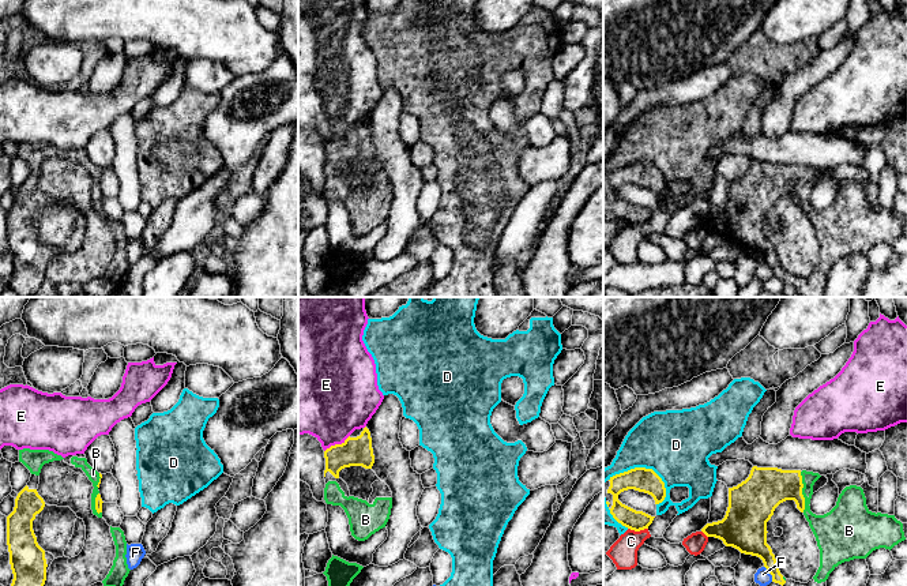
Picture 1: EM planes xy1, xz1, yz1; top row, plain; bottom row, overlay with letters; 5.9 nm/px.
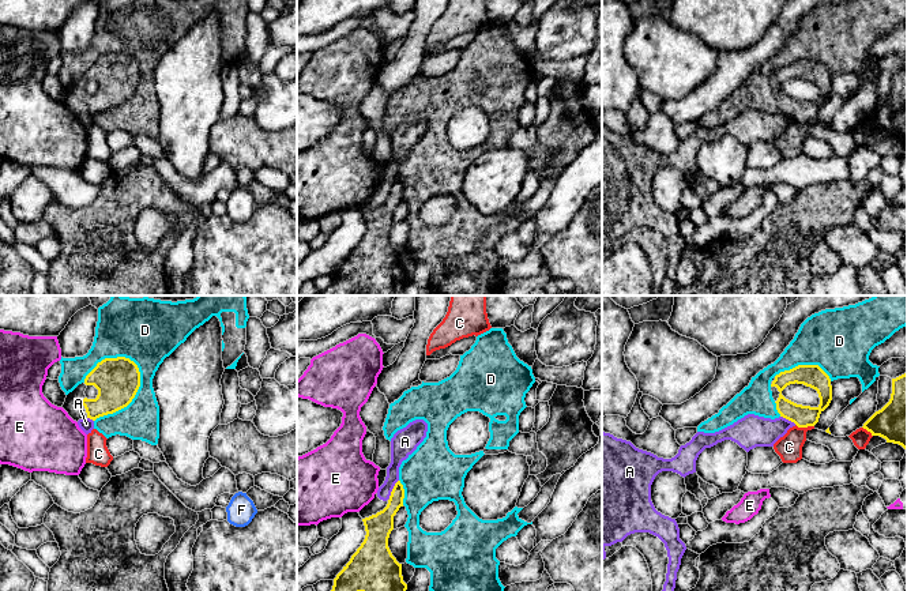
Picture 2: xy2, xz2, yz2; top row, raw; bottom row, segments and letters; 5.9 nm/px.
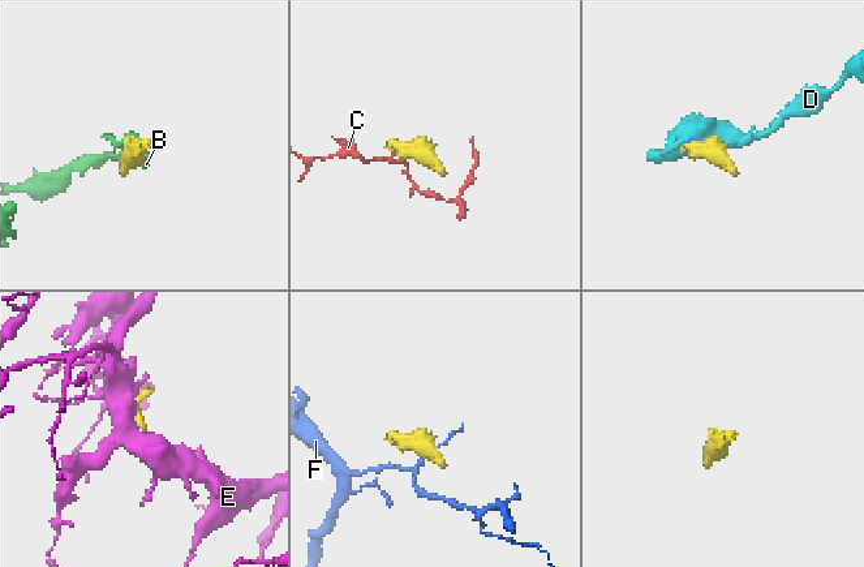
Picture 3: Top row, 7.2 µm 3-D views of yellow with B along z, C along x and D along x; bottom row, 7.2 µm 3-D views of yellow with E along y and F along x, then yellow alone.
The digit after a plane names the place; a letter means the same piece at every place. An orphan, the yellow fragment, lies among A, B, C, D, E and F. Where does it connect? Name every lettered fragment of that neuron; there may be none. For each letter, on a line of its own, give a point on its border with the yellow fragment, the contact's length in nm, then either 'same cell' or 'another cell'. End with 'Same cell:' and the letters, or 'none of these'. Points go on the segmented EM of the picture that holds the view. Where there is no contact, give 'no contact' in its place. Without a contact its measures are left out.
A: contact xz2 (392, 489); length 130 nm; another cell
B: contact yz1 (801, 492); length 240 nm; same cell
C: contact yz1 (638, 530); length 120 nm; another cell
D: contact xy2 (134, 396); length 440 nm; another cell
E: contact xz1 (337, 444); length 180 nm; another cell
F: contact yz1 (770, 573); length 110 nm; another cell
Same cell: B

